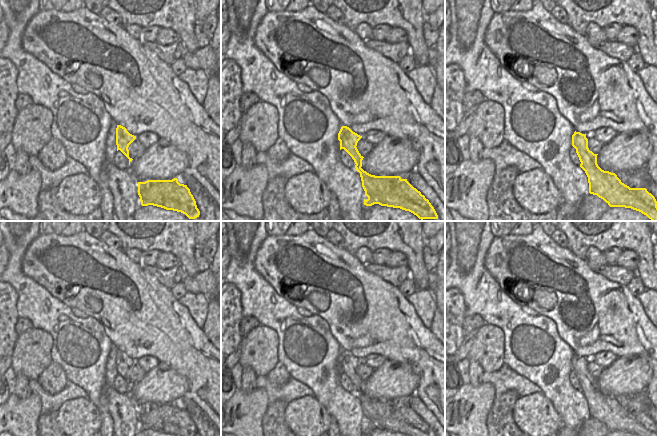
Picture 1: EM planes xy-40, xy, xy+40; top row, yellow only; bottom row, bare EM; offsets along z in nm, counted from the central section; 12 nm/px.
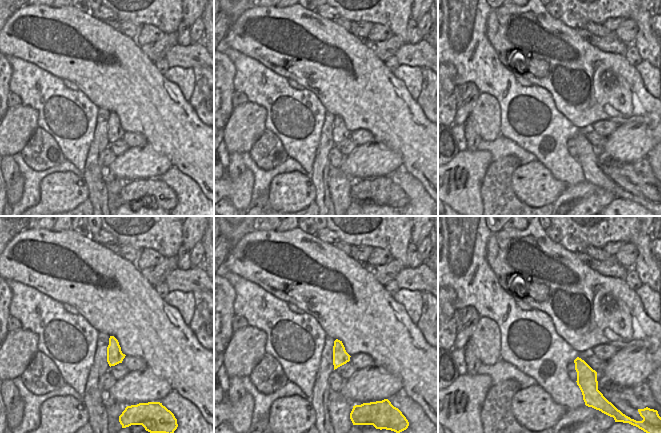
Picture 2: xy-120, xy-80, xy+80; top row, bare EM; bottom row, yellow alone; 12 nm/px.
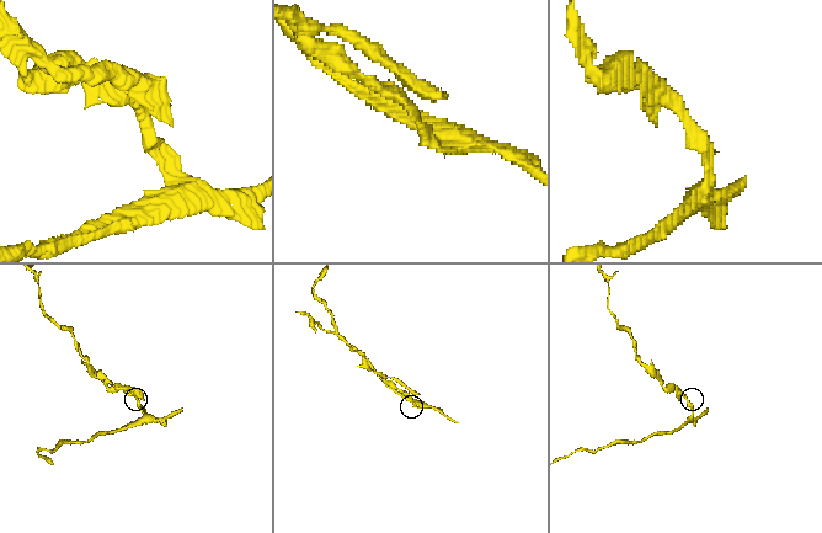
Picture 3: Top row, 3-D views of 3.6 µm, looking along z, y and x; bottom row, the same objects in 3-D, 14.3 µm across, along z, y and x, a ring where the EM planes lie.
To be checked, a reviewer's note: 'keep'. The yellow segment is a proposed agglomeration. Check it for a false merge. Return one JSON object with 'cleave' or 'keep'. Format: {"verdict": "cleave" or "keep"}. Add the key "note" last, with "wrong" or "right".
{"verdict": "cleave", "note": "wrong"}

